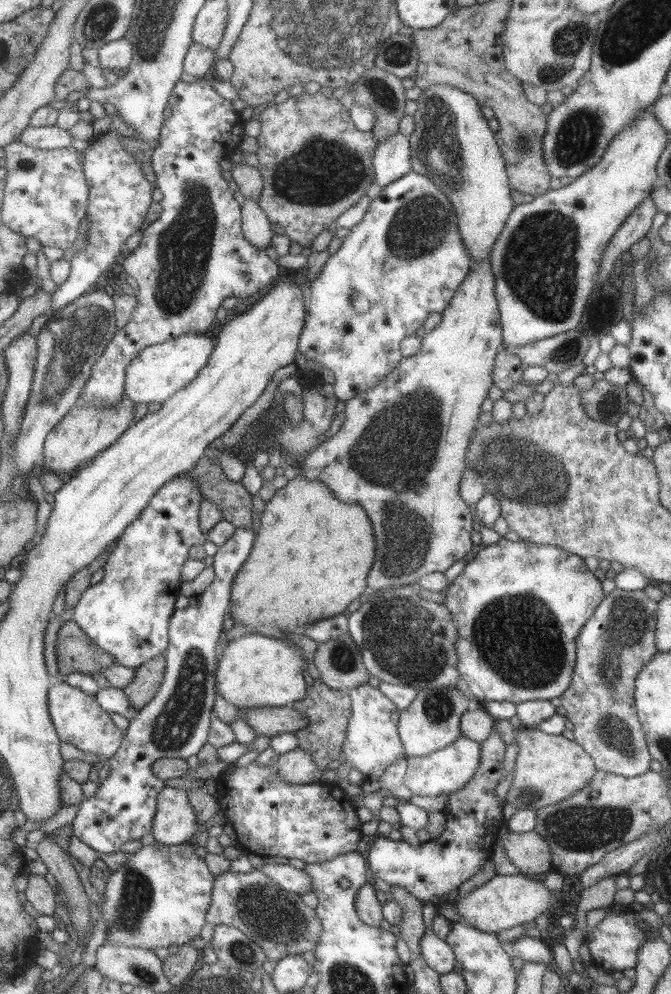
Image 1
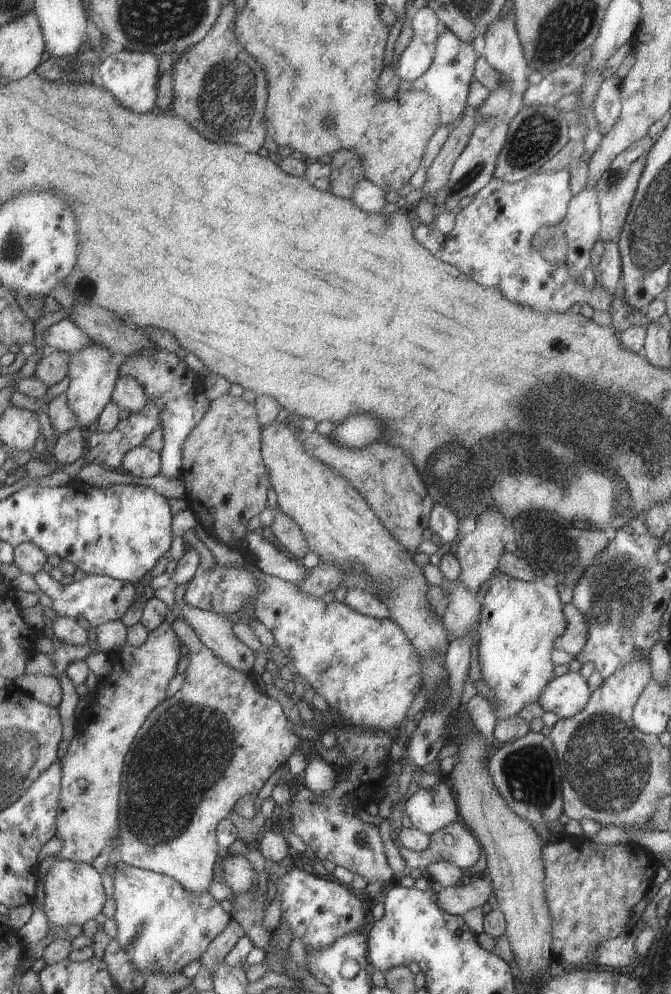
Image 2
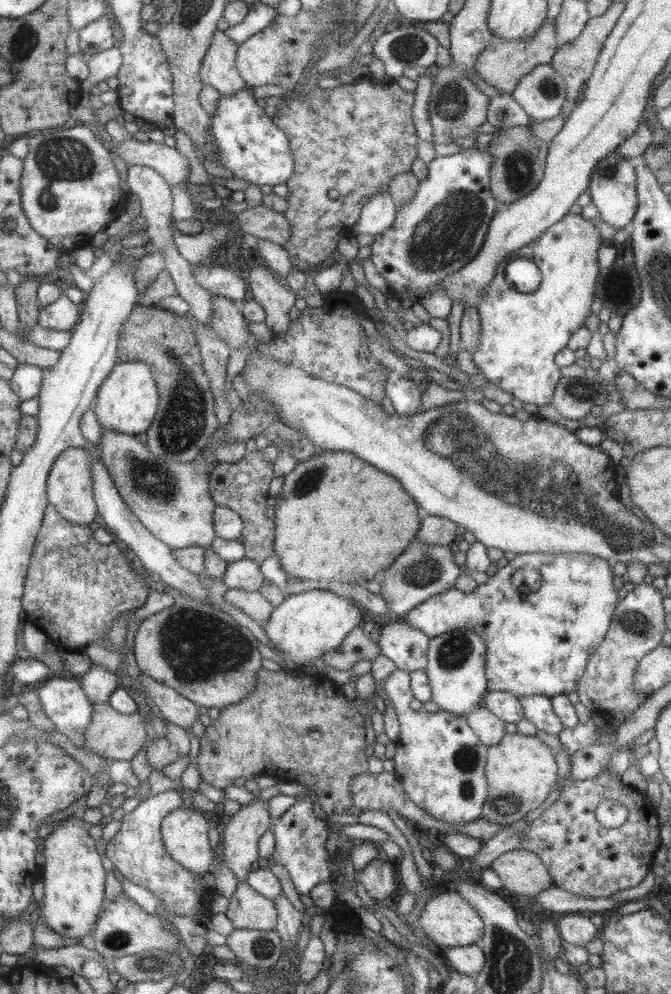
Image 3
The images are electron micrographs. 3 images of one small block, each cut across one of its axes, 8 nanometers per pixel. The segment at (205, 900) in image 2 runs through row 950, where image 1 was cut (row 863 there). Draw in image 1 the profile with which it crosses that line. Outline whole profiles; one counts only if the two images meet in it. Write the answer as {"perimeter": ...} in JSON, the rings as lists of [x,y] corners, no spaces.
{"perimeter":[[[154,841],[153,845],[141,846],[137,852],[127,854],[127,861],[121,868],[111,871],[105,880],[105,902],[98,905],[101,921],[105,925],[106,942],[122,944],[133,948],[167,948],[191,942],[205,926],[205,914],[211,904],[211,888],[214,877],[209,873],[203,858],[194,855],[196,845],[165,846]]]}

